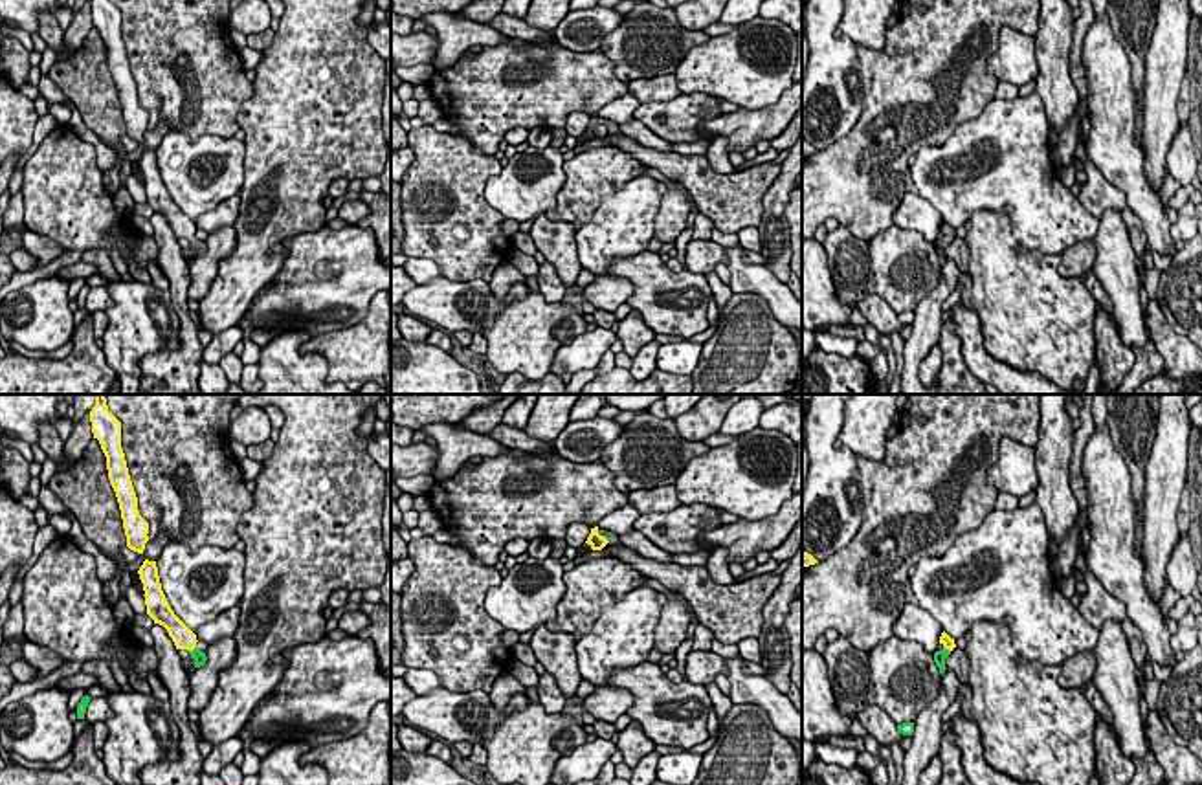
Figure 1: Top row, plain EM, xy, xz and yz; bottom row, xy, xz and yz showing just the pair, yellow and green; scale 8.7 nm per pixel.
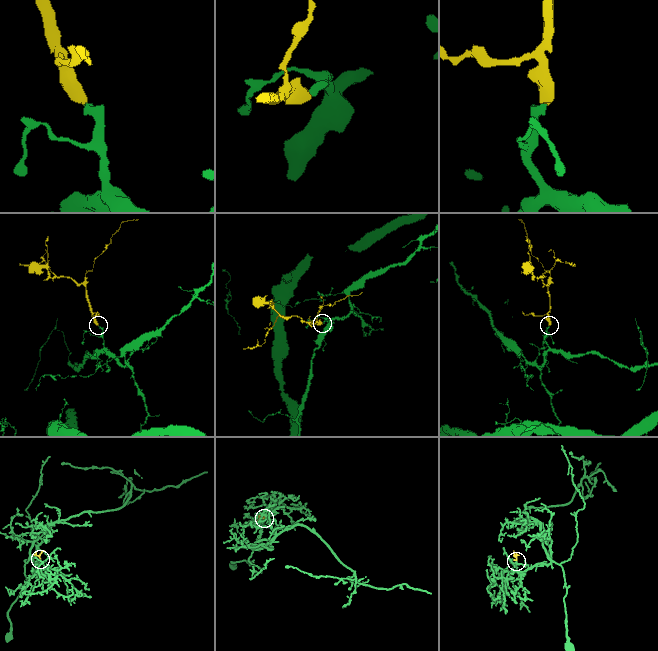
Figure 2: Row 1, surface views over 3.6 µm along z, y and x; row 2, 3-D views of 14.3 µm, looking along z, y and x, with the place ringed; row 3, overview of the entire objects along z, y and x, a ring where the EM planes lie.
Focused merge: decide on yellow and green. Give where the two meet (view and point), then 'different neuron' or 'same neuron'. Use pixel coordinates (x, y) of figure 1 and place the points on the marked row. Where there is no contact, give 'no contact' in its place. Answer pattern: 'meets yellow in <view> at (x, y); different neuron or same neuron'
meets yellow in xy at (191, 650); same neuron

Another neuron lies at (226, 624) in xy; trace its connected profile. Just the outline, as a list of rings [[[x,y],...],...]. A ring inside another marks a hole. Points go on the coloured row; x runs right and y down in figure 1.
[[[233,605],[220,613],[215,620],[196,629],[196,640],[204,640],[209,646],[220,638],[233,636],[239,629],[240,605]]]

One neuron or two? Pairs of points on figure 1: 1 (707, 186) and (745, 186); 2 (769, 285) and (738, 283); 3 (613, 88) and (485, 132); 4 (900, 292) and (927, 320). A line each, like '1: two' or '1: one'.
1: one
2: one
3: one
4: two

